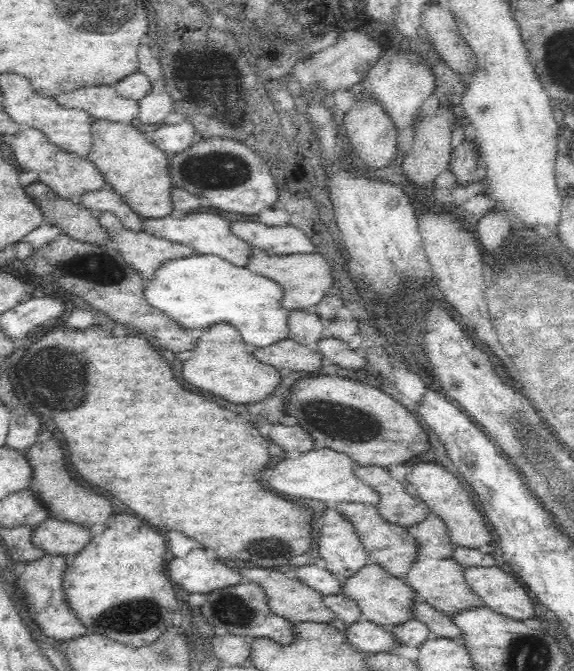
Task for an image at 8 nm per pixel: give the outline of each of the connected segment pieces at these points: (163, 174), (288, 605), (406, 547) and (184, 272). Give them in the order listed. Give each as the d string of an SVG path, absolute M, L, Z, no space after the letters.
M96 120L92 136L93 145L86 158L100 169L113 190L103 189L80 196L77 201L82 206L98 214L115 214L125 227L137 231L144 228L144 219L162 219L174 212L172 190L176 186L167 152L158 148L145 133L125 122Z
M256 566L253 568L243 567L240 572L245 582L260 582L260 585L268 591L274 610L288 620L295 623L307 620L328 623L339 618L339 614L324 599L325 594L303 582L300 578L287 575L283 569Z
M340 502L333 507L352 519L370 553L372 563L386 567L396 576L406 577L412 566L419 561L422 545L416 539L416 535L408 527L397 525L382 517L376 505L364 505L364 502Z
M204 255L179 259L162 266L156 278L147 282L147 299L176 322L186 328L212 328L222 322L238 326L244 335L244 341L254 349L274 346L292 336L290 311L284 307L283 300L286 289L272 278L251 271L248 267L236 266L218 255Z

